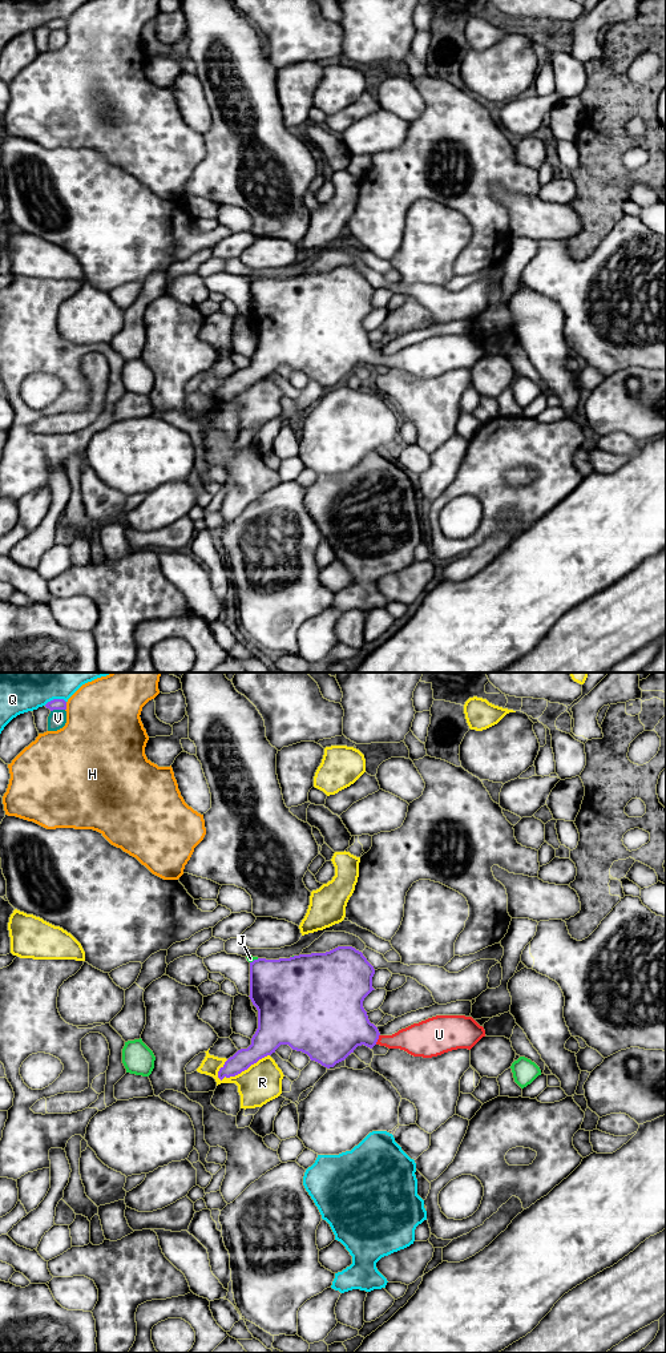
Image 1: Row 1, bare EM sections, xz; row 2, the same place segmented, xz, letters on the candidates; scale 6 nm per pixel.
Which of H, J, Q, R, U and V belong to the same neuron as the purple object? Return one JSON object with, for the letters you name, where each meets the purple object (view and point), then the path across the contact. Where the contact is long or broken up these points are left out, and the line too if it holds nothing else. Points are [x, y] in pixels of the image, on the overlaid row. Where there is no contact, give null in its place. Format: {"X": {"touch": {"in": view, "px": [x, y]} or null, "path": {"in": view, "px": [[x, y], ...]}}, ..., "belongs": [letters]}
{"U": {"touch": {"in": "xz", "px": [378, 1038]}, "path": {"in": "xz", "px": [[339, 1024], [378, 1038], [419, 1040]]}}, "belongs": ["U"]}

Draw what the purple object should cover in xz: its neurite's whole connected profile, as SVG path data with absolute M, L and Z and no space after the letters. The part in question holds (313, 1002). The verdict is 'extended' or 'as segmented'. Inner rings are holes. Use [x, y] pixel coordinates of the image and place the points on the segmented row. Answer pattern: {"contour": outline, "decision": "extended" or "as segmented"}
{"contour": "M338 946L326 953L299 954L290 958L266 960L258 958L250 962L250 999L258 1010L258 1029L247 1049L238 1050L218 1071L218 1078L235 1077L247 1070L259 1059L271 1055L280 1045L288 1045L292 1050L302 1051L311 1061L330 1069L344 1061L358 1046L372 1049L375 1045L388 1049L400 1049L413 1057L432 1058L444 1053L468 1049L471 1050L483 1037L485 1030L472 1017L436 1015L399 1030L392 1035L382 1035L378 1027L370 1022L363 1007L364 998L375 990L372 988L374 966L362 952L352 946Z", "decision": "extended"}

